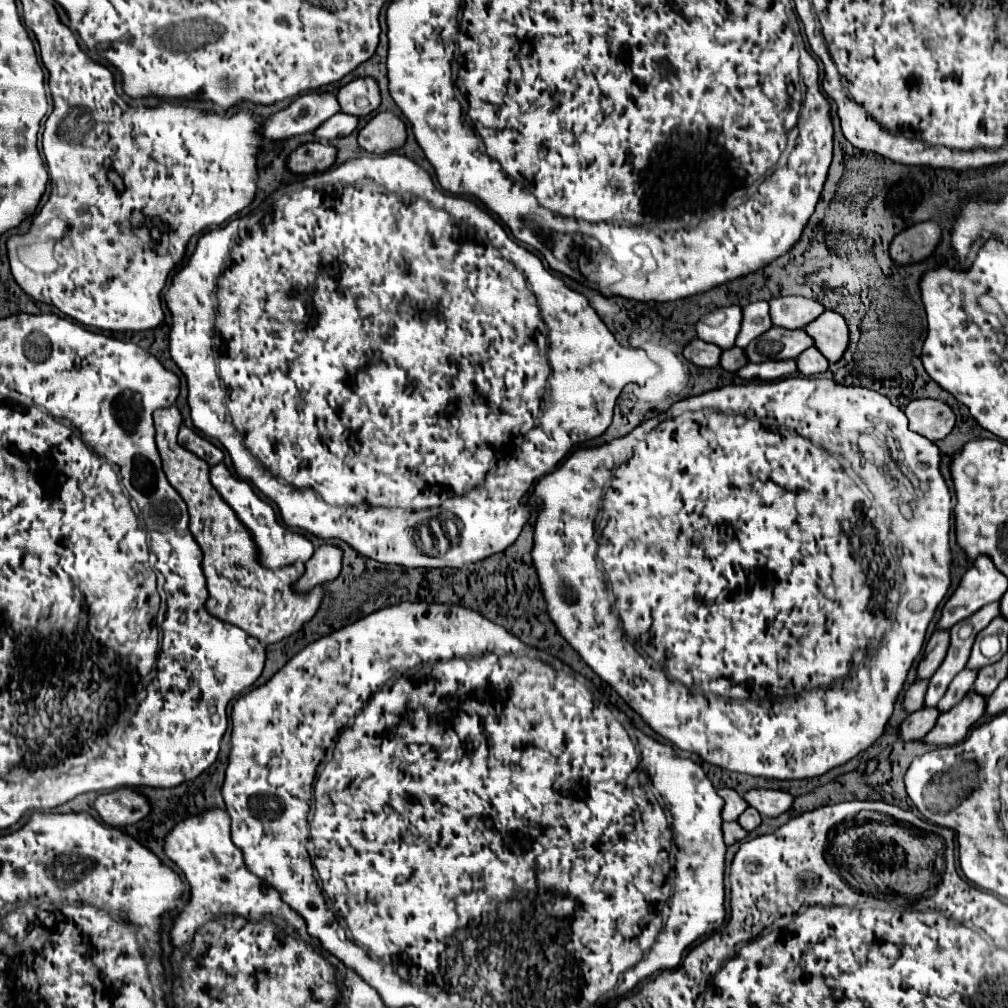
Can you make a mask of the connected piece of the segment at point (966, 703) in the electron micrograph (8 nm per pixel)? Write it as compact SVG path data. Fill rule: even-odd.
M968 691L958 705L946 713L940 713L938 723L924 737L924 741L932 745L956 745L966 739L970 727L984 715L984 711L986 697L976 691Z

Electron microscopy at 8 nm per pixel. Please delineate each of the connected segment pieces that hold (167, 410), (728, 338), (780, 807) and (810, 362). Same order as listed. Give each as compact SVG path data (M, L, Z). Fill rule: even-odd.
M176 405L158 409L154 413L154 423L156 445L162 457L164 473L170 485L188 505L190 531L204 553L202 569L208 585L206 609L214 617L242 627L264 645L278 643L300 631L300 627L308 623L318 611L328 585L318 585L308 593L298 593L292 585L302 577L304 563L292 563L280 569L268 569L260 565L260 553L250 531L244 527L244 523L238 521L234 509L224 503L224 499L210 483L210 467L206 465L206 461L198 459L198 455L190 455L190 451L186 451L186 447L176 441L182 425L180 409Z
M730 305L708 315L708 323L702 317L696 323L696 333L698 339L706 343L714 343L722 349L730 349L736 343L740 327L742 327L742 309L738 305Z
M750 789L744 799L766 817L778 817L794 805L794 795L778 789Z
M808 347L802 355L798 355L798 371L806 377L814 377L814 375L820 375L828 369L828 359L818 353L816 347Z

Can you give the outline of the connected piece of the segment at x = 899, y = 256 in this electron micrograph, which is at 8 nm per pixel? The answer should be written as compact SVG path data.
M936 221L918 223L900 231L894 237L890 245L890 255L900 265L924 261L932 255L940 239L942 239L942 227Z

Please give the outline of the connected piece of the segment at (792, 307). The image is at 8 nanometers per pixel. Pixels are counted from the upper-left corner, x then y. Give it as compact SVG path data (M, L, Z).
M776 297L770 301L770 317L774 325L786 329L804 329L824 311L826 307L822 303L806 297Z

